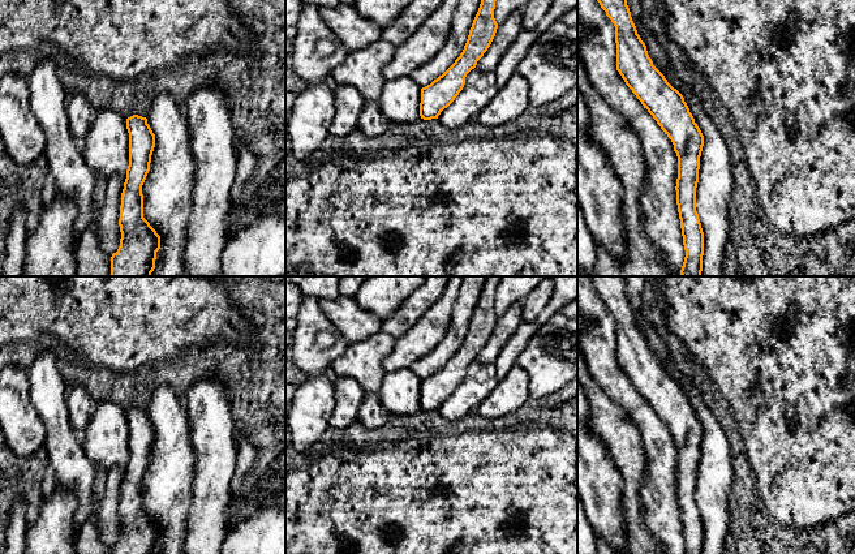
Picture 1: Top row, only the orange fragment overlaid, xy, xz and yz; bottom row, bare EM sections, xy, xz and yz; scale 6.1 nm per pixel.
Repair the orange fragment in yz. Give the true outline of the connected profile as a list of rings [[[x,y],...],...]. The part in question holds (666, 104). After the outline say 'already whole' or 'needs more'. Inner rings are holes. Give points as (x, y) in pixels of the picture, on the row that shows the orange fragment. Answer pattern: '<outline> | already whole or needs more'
[[[597,0],[615,26],[616,70],[671,139],[678,156],[676,205],[686,250],[682,276],[701,276],[704,232],[696,211],[704,136],[683,95],[653,65],[627,0]]] | already whole

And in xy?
[[[126,119],[129,133],[129,166],[121,193],[120,246],[111,257],[111,276],[151,276],[155,269],[160,236],[143,218],[142,185],[150,171],[155,134],[147,119]]] | already whole

